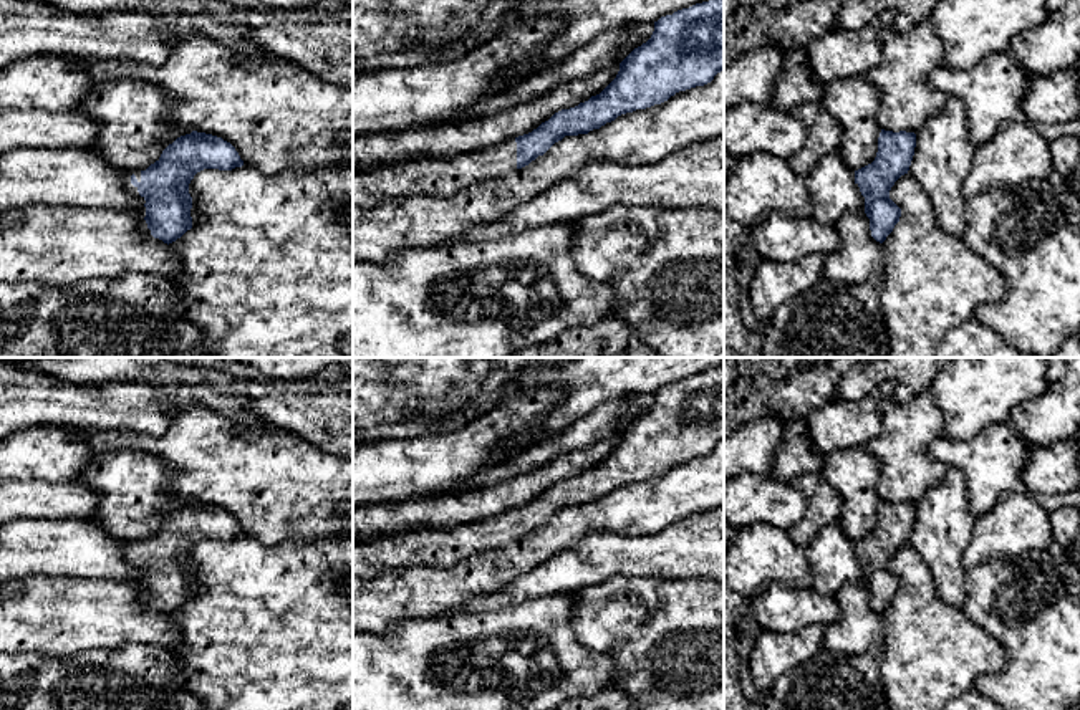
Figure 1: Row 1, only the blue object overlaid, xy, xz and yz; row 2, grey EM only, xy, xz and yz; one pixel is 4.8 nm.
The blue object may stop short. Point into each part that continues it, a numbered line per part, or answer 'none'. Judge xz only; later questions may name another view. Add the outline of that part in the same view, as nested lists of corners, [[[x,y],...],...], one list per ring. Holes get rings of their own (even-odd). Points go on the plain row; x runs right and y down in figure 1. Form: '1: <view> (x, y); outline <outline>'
1: xz (439, 548); outline [[[517,513],[452,530],[412,531],[353,544],[353,578],[368,579],[391,566],[451,568],[474,553],[517,541]]]

